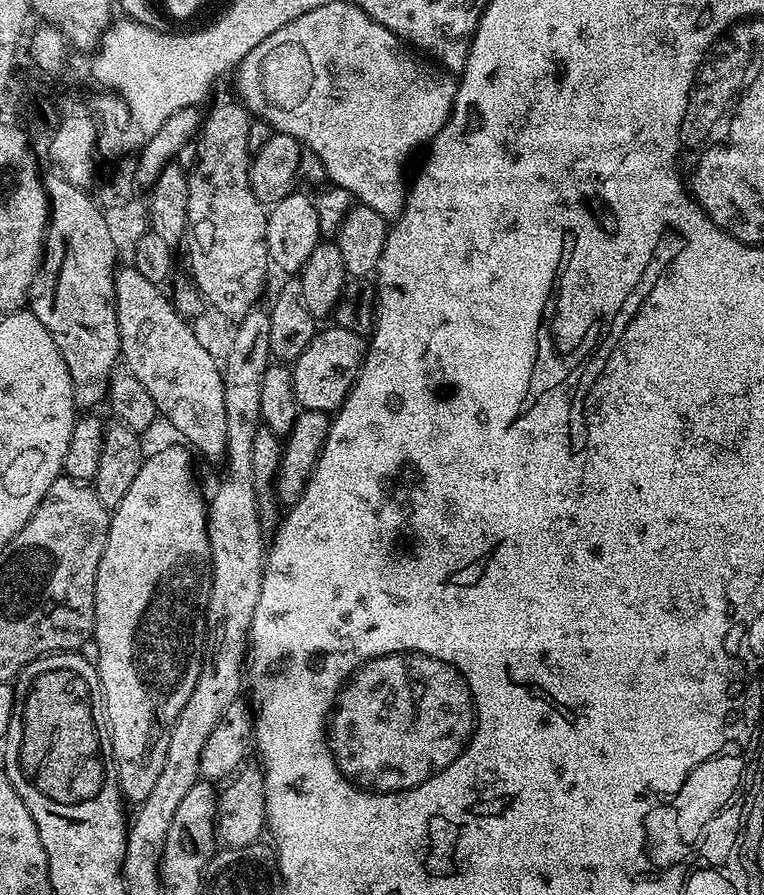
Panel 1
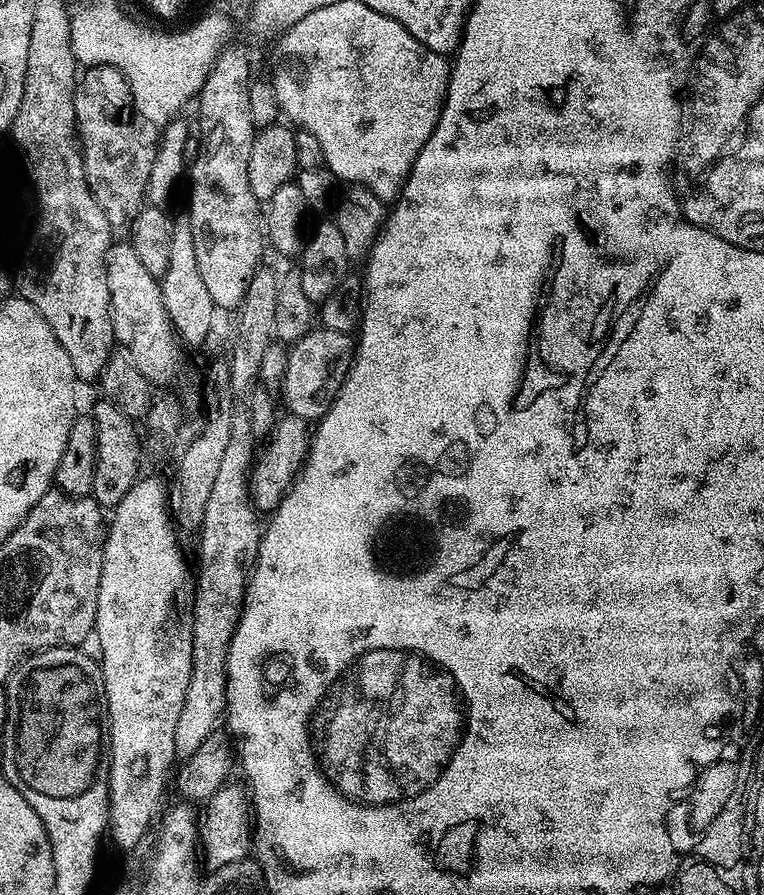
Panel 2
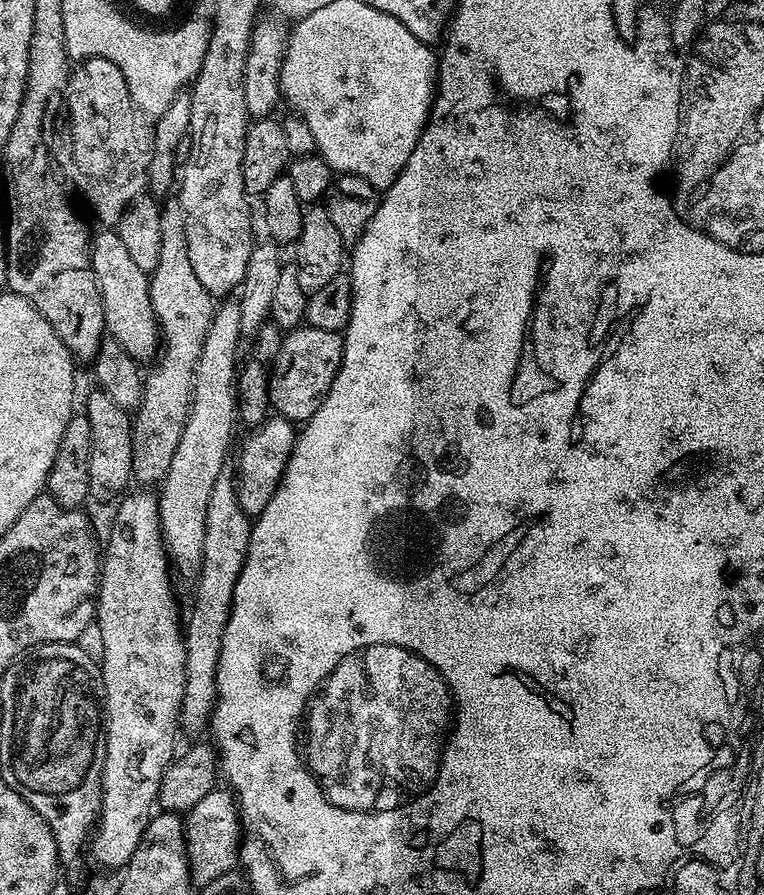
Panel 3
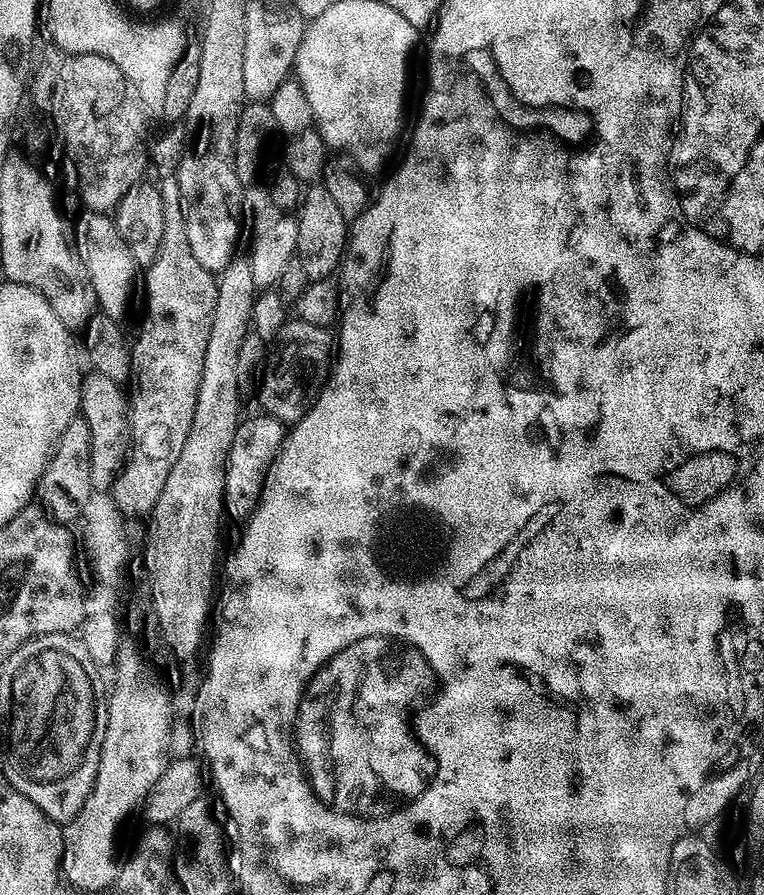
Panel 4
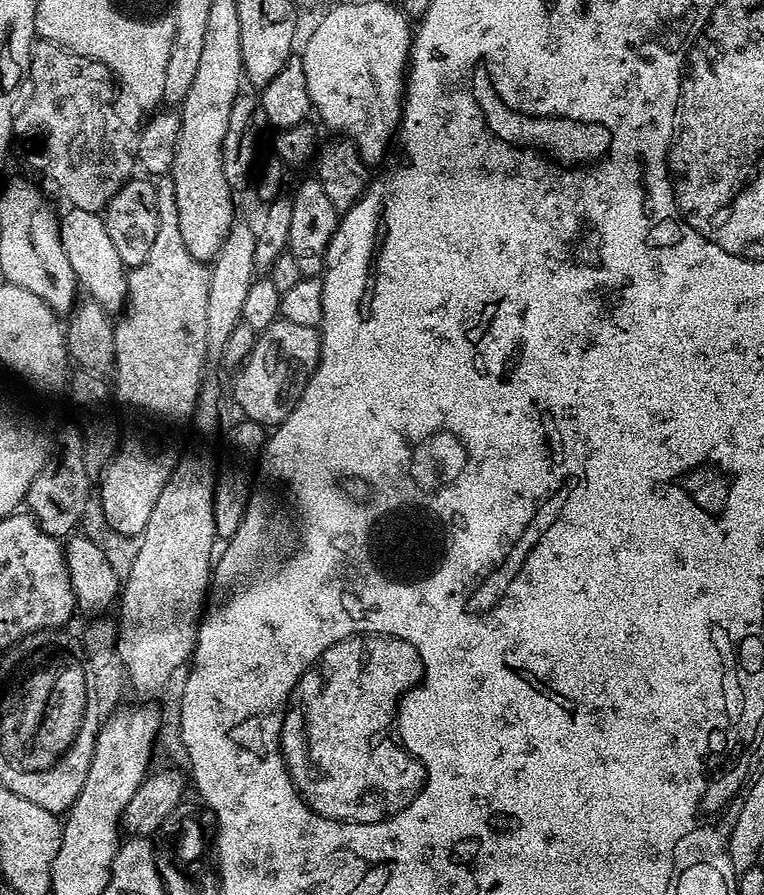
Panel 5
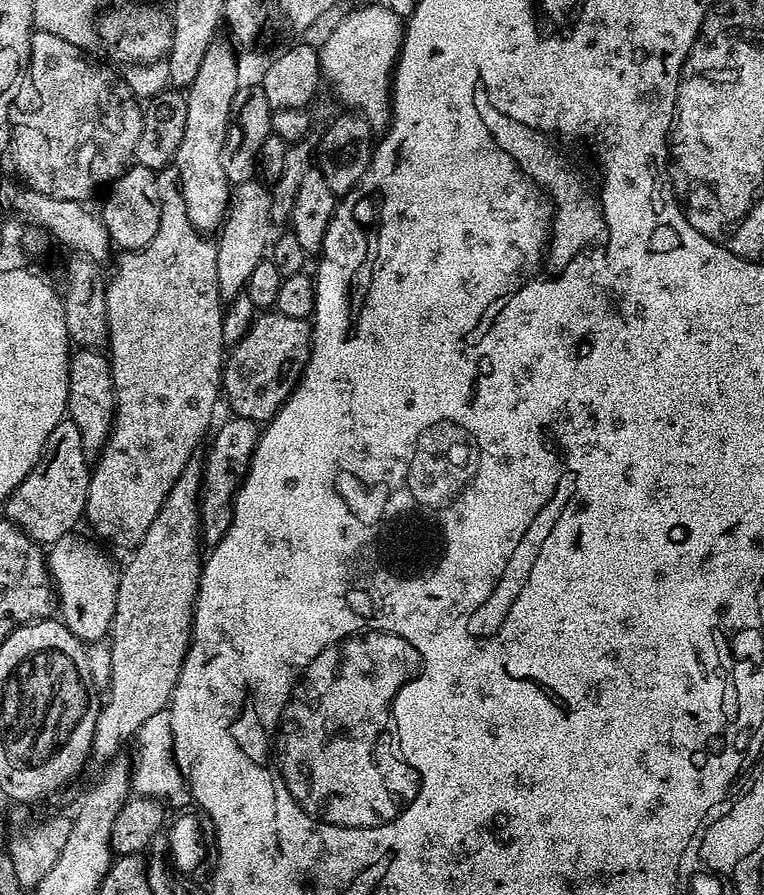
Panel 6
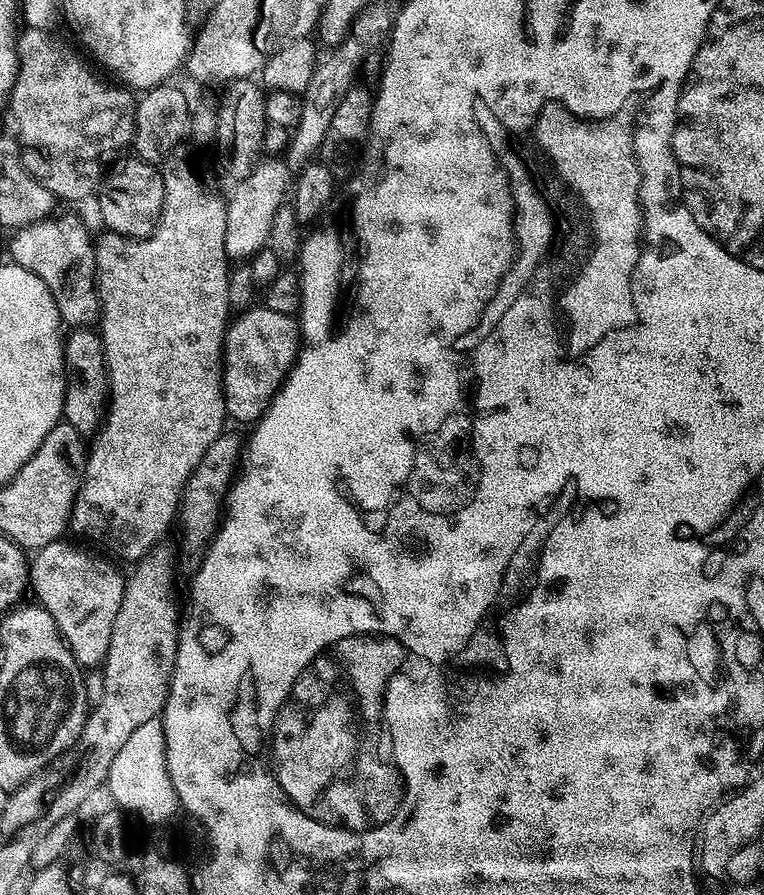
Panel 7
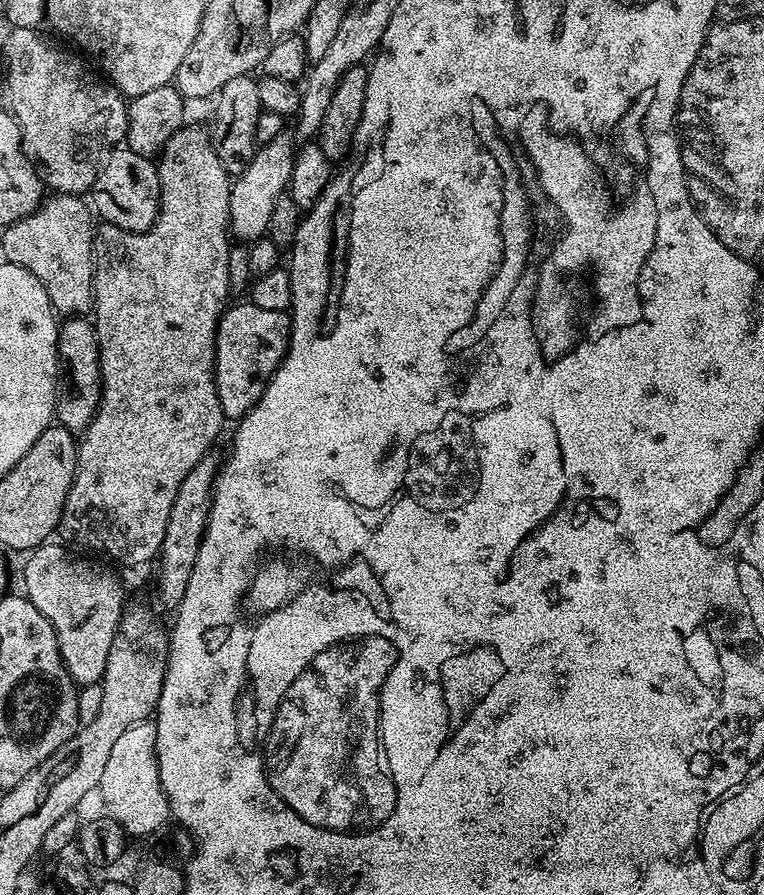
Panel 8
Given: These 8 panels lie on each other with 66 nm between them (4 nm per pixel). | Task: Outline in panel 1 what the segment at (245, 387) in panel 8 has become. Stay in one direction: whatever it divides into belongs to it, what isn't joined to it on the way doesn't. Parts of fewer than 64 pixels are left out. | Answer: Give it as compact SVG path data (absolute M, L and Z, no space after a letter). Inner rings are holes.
M321 327L306 350L291 365L294 398L301 409L309 412L335 413L360 372L360 363L364 361L366 351L365 337L354 334L345 328Z

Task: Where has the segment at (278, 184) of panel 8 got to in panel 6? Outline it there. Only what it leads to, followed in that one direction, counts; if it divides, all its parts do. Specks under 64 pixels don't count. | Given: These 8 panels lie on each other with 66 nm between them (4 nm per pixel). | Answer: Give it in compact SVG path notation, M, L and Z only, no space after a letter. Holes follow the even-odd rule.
M256 178L244 184L235 185L228 198L228 212L224 215L224 222L218 229L220 240L215 241L218 254L218 290L221 301L229 302L247 289L248 279L254 266L258 266L258 262L266 258L272 231L274 232L272 193L269 185Z

